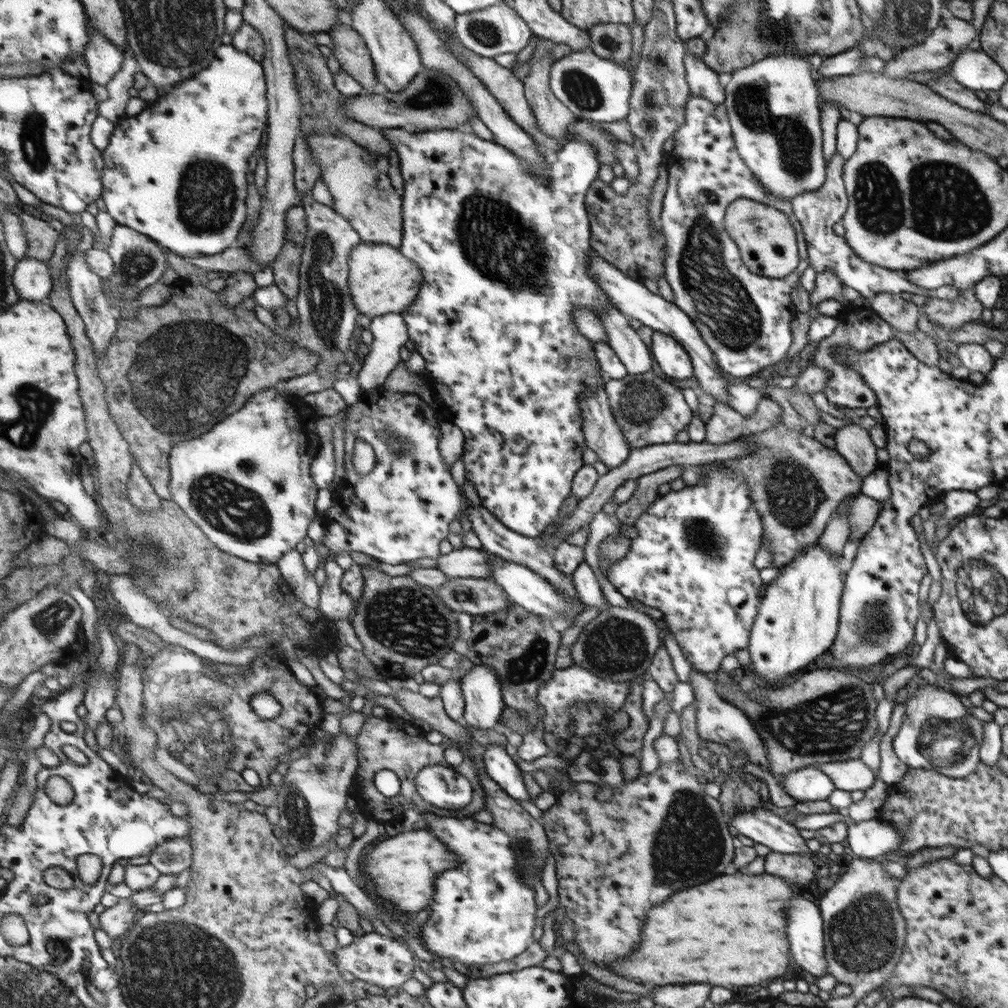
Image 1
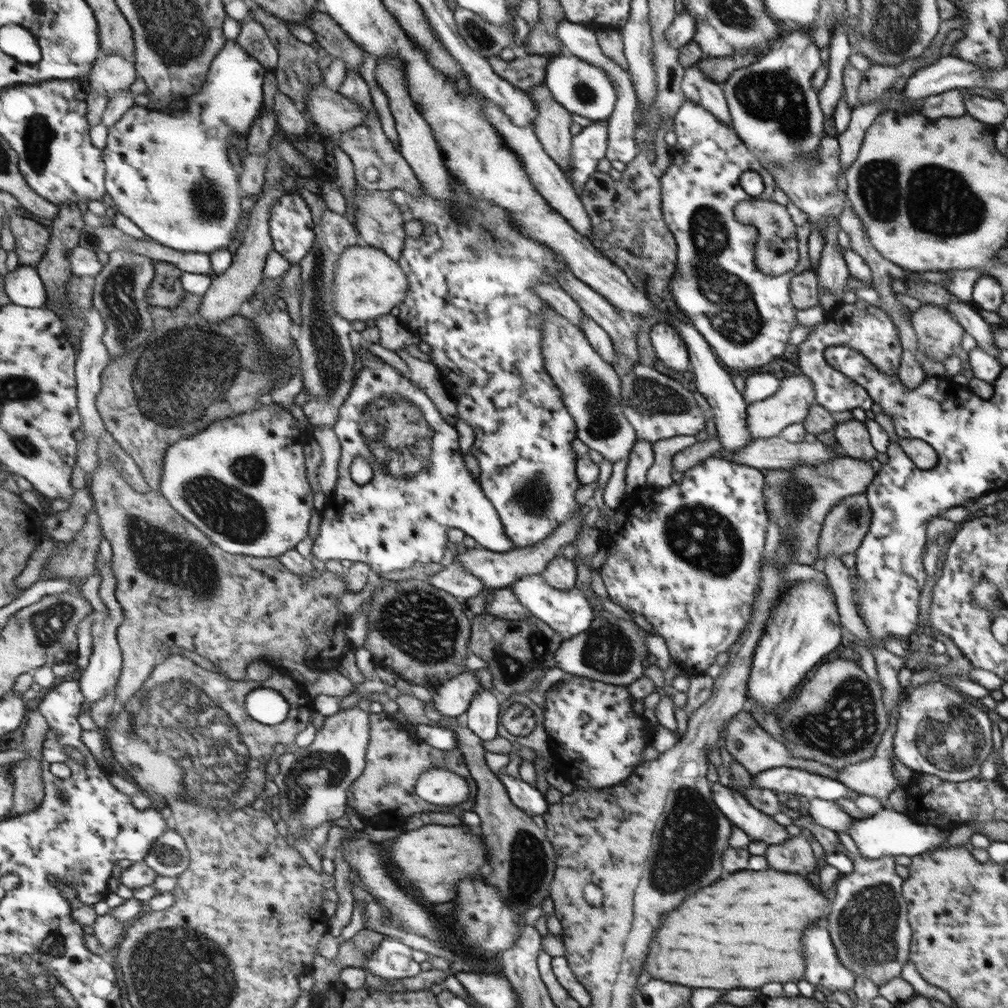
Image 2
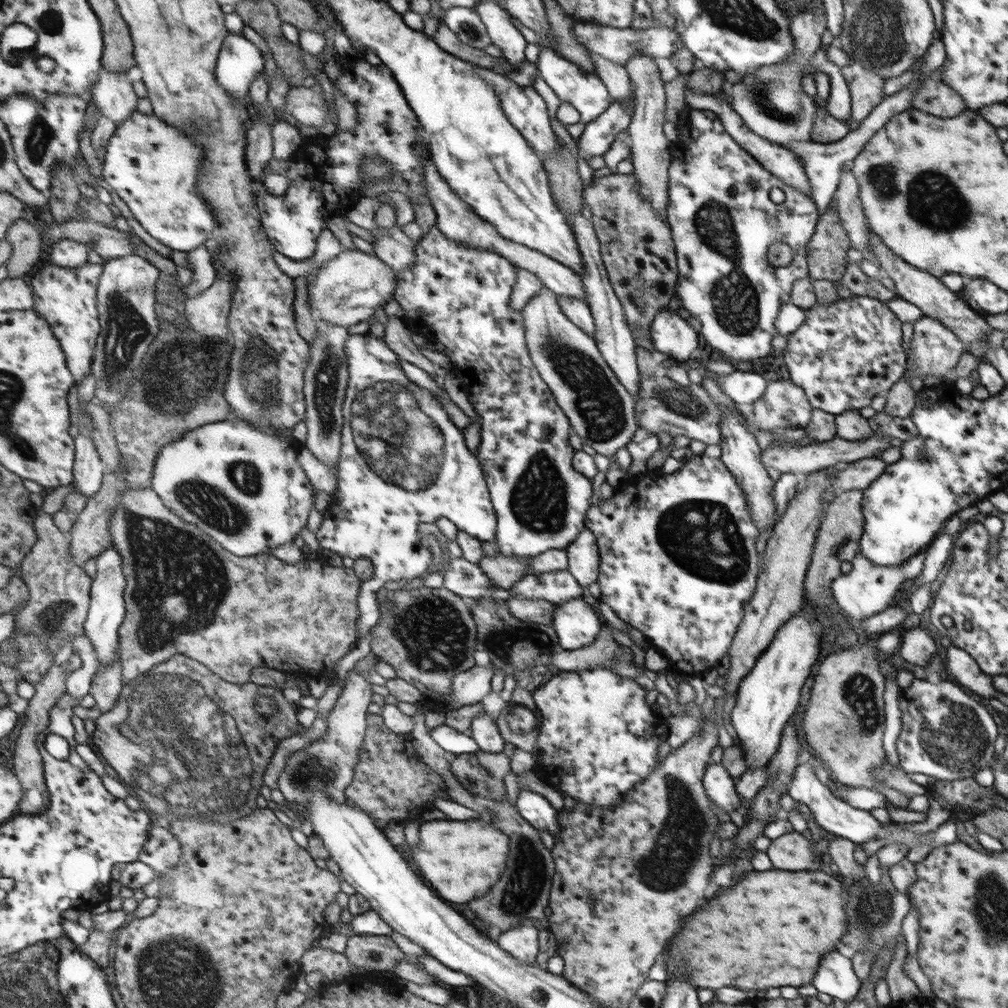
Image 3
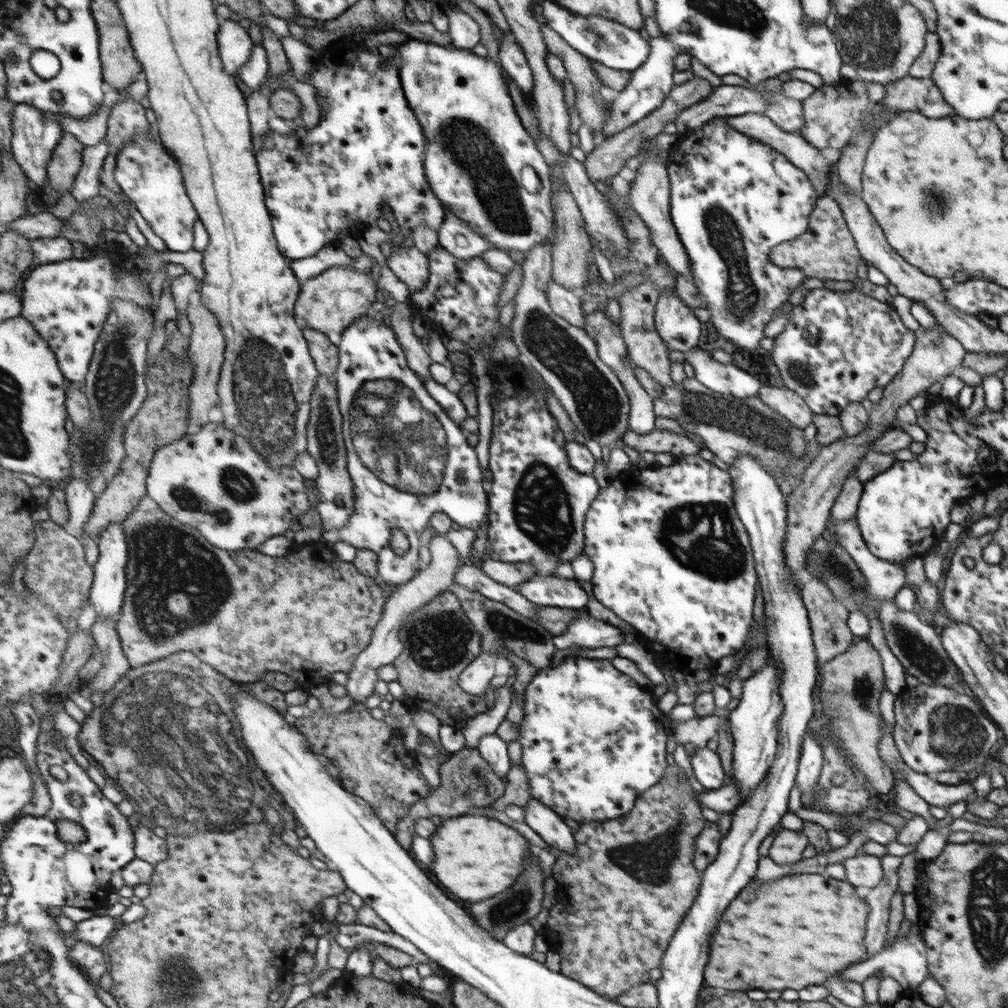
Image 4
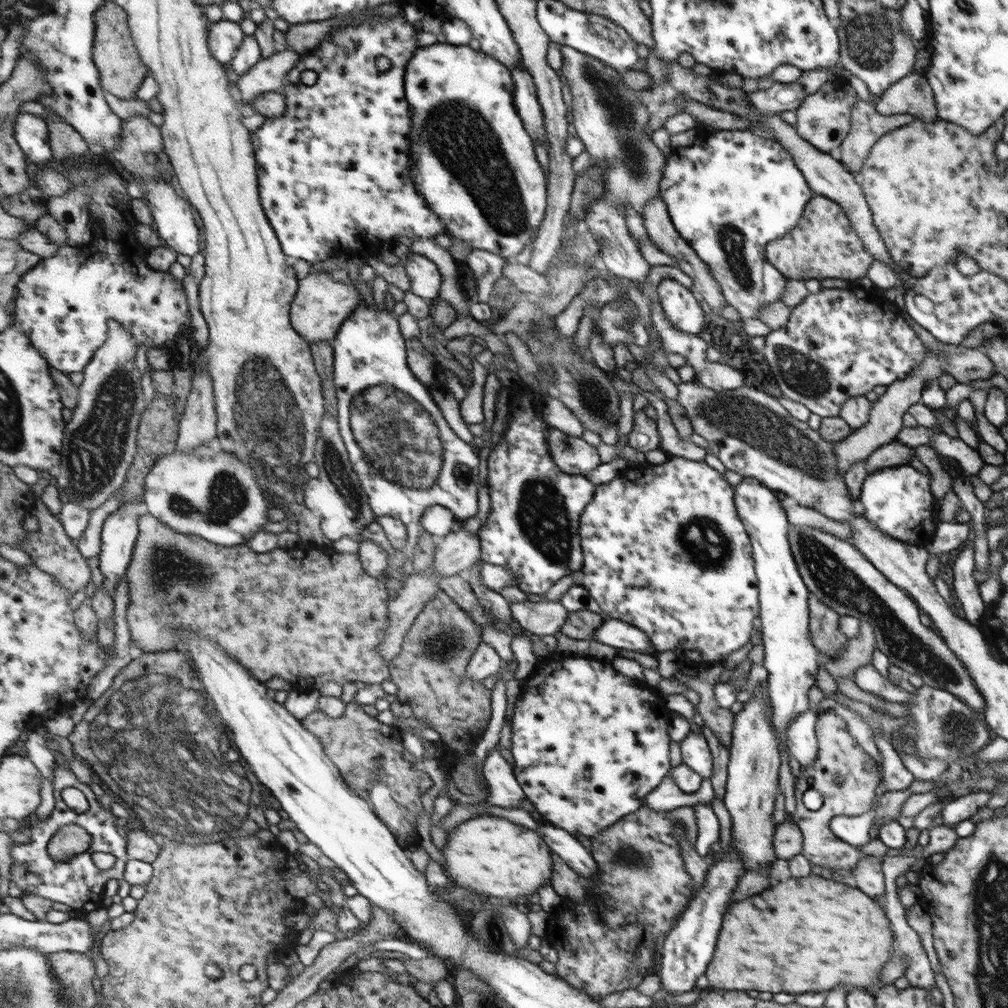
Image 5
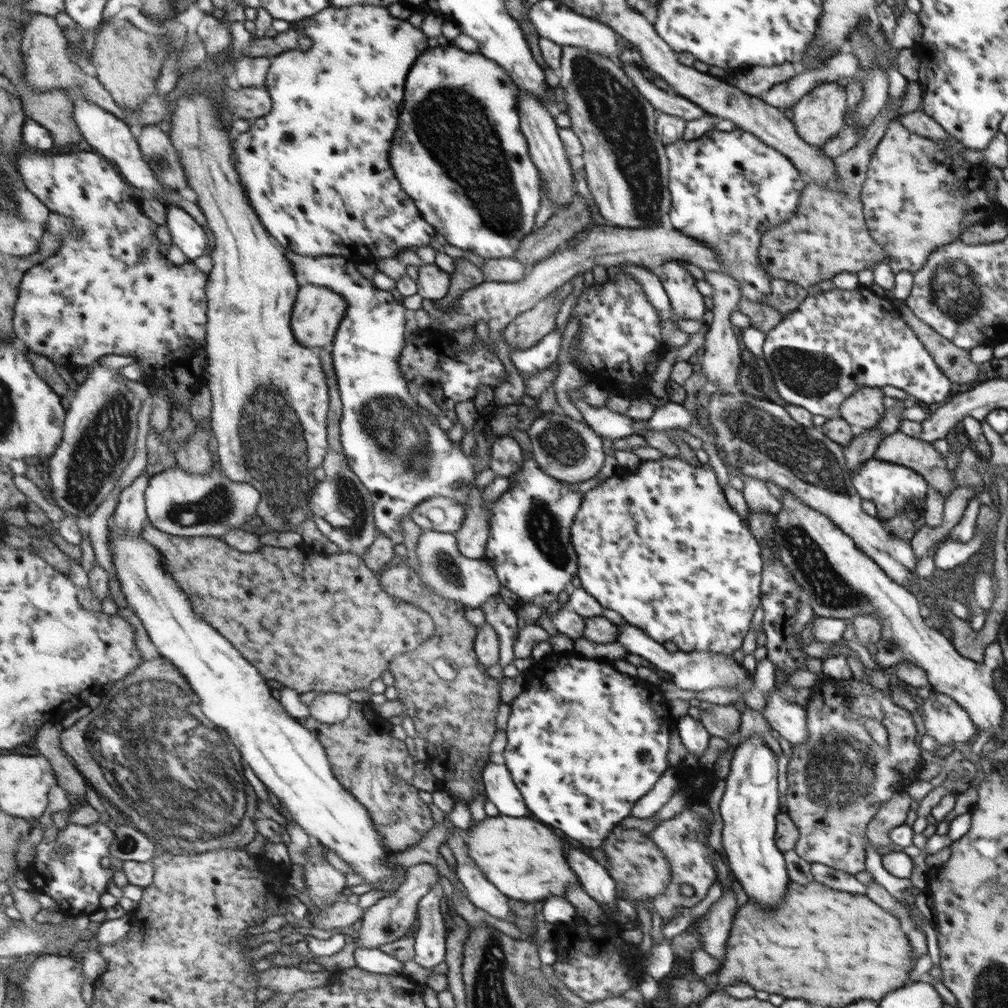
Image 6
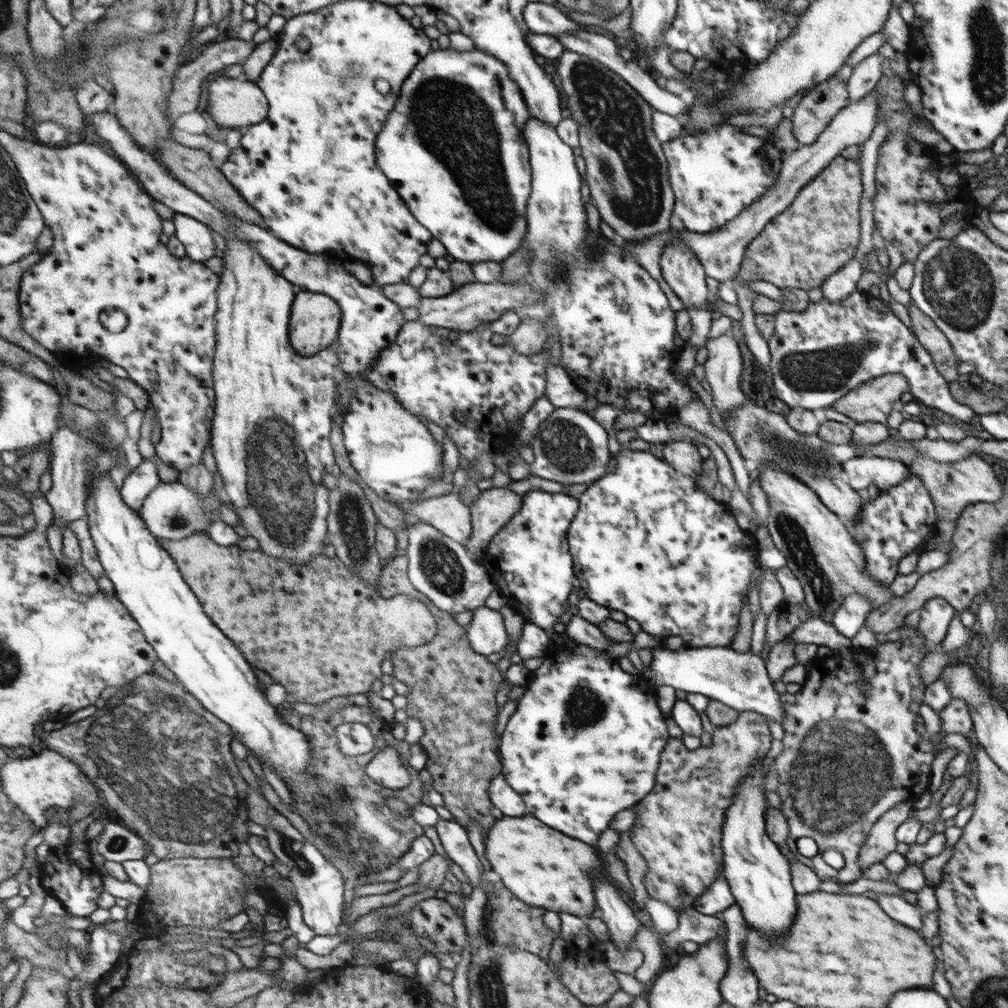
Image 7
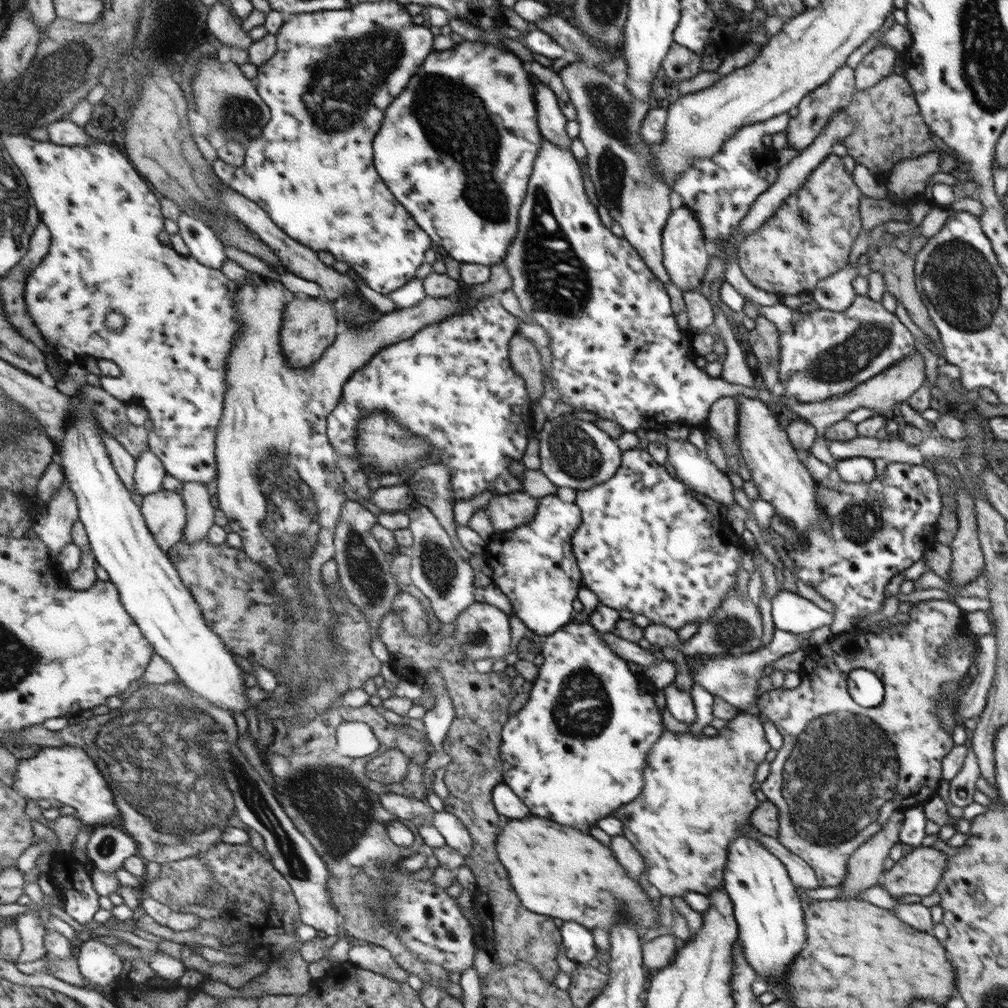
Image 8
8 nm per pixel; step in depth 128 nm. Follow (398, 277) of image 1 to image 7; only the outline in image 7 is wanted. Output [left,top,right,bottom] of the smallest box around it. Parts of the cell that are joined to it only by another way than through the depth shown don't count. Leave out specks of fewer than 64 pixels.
[291,289,344,355]

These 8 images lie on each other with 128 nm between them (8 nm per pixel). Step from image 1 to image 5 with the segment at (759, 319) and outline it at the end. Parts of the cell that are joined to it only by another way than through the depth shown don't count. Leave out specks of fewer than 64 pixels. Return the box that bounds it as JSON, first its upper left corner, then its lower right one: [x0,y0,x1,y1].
[660,129,815,322]

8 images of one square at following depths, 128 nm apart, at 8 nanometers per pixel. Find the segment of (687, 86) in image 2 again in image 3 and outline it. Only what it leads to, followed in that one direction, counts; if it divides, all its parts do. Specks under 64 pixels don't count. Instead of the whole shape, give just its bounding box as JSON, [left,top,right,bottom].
[685,87,812,198]

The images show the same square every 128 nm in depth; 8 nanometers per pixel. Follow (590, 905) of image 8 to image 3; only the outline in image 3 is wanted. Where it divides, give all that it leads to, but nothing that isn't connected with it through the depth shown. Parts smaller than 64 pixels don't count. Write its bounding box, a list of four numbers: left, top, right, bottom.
[412,820,511,904]

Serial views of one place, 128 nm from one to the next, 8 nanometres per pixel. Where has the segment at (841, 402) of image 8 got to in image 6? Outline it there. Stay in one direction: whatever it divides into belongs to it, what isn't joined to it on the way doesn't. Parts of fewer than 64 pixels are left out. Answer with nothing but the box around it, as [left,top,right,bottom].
[839,386,887,428]

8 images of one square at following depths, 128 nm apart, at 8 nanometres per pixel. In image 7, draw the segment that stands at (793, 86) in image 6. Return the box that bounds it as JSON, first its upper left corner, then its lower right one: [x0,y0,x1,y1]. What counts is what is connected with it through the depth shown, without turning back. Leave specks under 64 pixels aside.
[846,10,911,69]

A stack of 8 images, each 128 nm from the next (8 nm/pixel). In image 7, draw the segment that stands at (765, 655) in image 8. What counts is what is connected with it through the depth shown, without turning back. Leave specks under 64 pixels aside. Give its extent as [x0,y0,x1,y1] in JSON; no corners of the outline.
[646,617,853,725]

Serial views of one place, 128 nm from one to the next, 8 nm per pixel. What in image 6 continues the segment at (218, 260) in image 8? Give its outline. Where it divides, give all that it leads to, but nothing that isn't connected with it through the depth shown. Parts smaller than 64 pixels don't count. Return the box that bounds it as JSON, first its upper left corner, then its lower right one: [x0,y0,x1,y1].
[167,205,209,261]

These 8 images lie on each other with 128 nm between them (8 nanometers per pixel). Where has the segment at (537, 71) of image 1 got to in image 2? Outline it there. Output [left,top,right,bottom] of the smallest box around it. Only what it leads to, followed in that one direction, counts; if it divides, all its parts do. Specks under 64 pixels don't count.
[526,81,572,178]

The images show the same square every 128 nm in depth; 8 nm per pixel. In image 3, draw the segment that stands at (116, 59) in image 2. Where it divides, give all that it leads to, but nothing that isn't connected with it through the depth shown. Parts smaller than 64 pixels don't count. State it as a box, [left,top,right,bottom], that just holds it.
[92,68,138,126]

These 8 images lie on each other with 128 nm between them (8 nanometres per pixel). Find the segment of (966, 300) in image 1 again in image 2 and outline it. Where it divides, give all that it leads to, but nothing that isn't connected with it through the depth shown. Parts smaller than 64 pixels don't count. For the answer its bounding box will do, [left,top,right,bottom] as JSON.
[911,303,965,362]

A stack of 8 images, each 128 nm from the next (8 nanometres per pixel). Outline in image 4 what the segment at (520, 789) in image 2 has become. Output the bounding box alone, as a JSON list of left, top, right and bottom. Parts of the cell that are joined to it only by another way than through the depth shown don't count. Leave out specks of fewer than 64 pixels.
[524,799,575,853]

